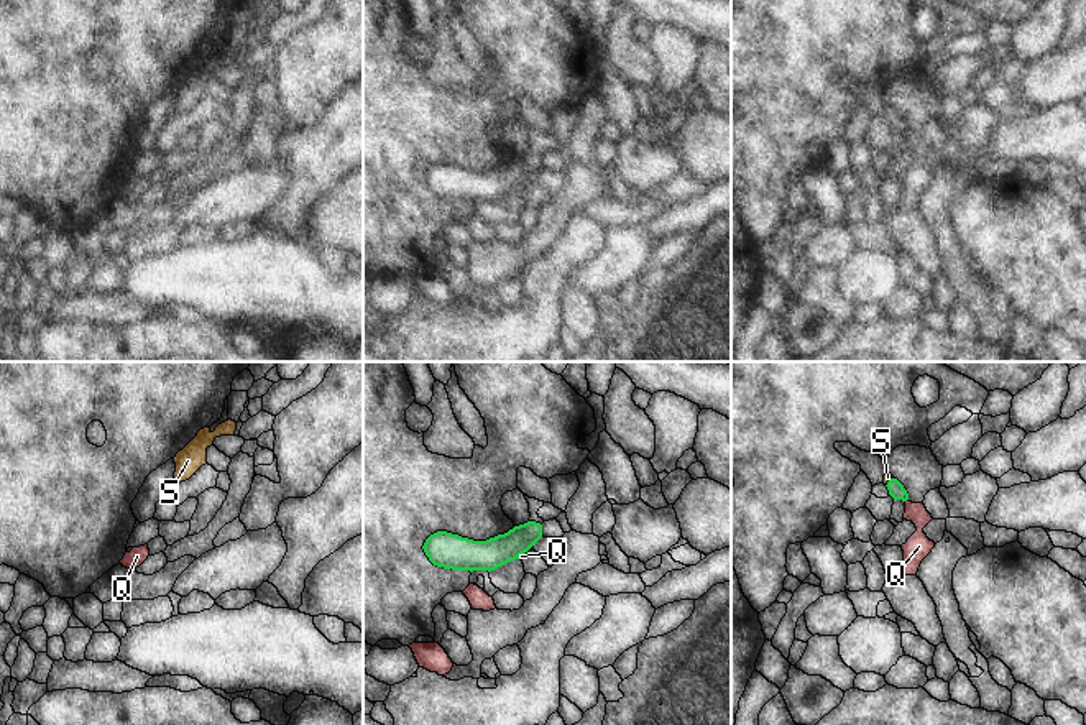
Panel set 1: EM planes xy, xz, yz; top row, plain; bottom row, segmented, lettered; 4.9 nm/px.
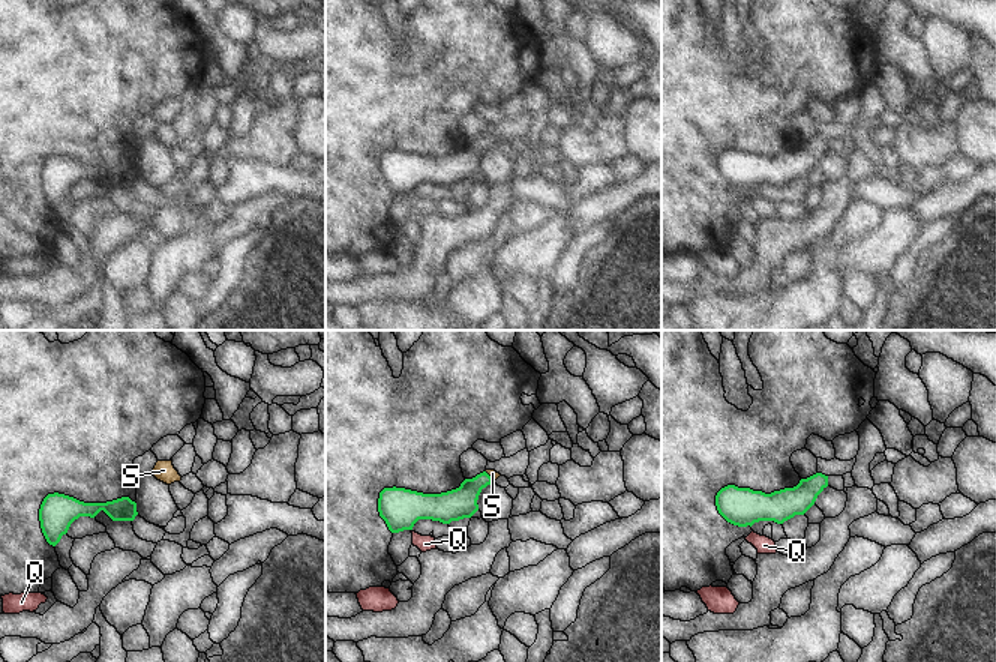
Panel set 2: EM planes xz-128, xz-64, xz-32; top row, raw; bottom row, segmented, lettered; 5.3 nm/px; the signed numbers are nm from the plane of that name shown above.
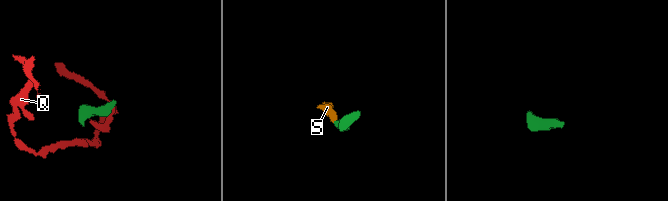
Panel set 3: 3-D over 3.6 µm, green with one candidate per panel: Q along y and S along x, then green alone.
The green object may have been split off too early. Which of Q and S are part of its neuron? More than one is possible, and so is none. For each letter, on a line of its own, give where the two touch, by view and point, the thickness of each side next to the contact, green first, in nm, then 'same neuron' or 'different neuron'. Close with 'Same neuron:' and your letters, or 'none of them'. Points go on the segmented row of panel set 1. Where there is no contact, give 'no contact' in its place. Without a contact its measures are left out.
Q: contact xz (524, 551); calibres 150 and 20 nm; different neuron
S: contact yz (888, 482); calibres 80 and 40 nm; same neuron
Same neuron: S

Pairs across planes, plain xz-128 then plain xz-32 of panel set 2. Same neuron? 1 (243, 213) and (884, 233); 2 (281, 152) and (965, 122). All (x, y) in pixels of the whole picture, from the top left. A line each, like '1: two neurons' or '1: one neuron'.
1: two neurons
2: two neurons

